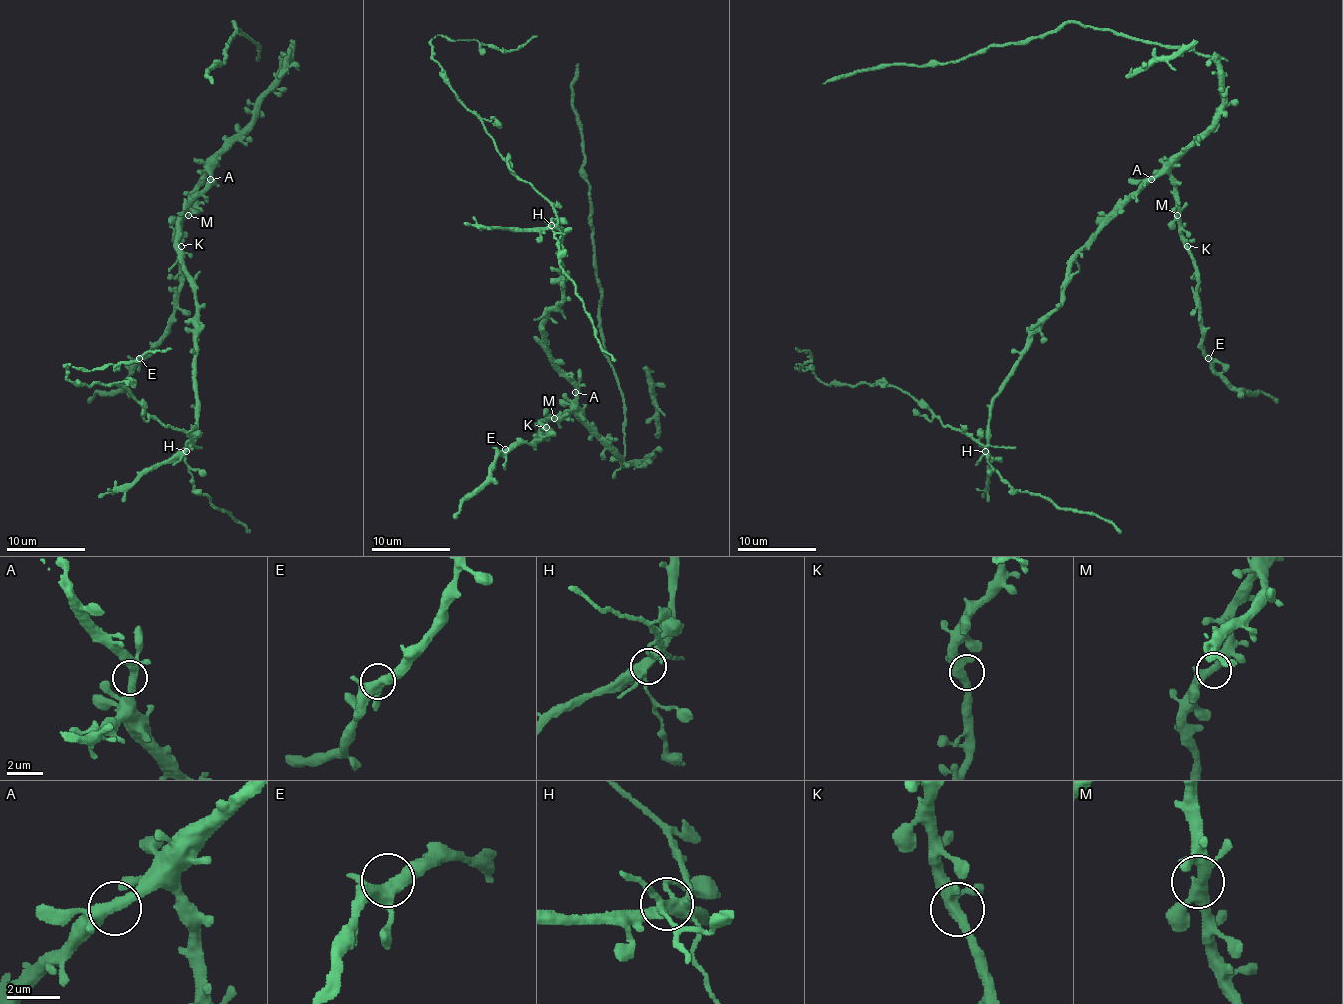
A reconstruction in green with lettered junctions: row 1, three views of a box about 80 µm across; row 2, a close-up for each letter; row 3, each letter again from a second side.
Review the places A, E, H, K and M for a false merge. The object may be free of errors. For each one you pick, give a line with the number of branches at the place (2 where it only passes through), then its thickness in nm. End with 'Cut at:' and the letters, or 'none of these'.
H: 6 branches meet; 400 nm thick
Cut at: H

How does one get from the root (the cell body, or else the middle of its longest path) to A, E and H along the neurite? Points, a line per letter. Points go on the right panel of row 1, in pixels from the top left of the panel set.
A: (1118, 213), (1151, 179)
E: (1118, 213), (1151, 179), (1169, 175), (1183, 246), (1197, 276), (1203, 352), (1208, 358)
H: (1118, 213), (1073, 262), (1061, 305), (1032, 334), (1028, 350), (994, 399), (984, 450)

